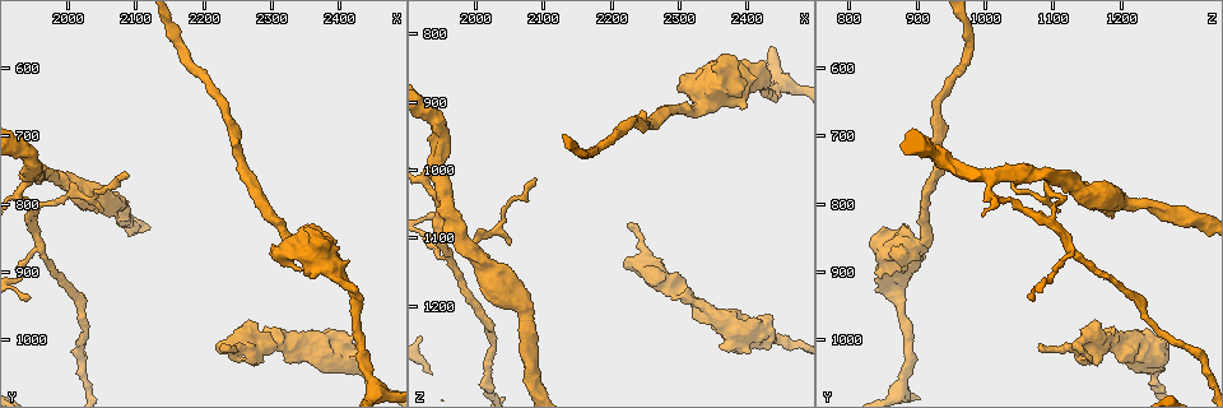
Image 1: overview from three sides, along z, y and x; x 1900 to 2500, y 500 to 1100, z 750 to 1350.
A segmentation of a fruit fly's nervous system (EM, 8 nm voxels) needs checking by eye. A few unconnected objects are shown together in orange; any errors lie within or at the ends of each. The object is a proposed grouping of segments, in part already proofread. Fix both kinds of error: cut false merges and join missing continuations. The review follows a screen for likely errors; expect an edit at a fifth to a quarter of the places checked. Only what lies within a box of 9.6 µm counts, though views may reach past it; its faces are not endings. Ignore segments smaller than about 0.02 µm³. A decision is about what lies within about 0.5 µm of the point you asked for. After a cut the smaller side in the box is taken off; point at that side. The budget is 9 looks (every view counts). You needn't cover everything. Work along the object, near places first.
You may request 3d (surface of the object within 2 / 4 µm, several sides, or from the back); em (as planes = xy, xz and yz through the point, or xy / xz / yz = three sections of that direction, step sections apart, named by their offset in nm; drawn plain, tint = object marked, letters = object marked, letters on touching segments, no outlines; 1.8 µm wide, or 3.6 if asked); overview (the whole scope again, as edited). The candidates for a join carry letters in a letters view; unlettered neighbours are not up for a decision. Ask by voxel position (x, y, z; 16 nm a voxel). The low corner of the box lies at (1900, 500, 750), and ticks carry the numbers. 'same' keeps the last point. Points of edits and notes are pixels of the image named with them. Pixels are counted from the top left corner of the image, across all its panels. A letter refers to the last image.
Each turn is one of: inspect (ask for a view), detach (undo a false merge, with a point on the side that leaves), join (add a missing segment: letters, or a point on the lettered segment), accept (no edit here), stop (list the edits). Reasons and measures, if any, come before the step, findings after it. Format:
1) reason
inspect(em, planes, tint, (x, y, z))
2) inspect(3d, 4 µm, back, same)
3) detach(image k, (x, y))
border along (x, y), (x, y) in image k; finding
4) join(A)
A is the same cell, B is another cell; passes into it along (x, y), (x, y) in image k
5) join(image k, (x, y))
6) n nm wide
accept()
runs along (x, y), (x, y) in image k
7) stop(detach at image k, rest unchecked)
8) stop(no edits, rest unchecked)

calibre changes
inspect(em, planes, letters, (1945, 760, 1010))

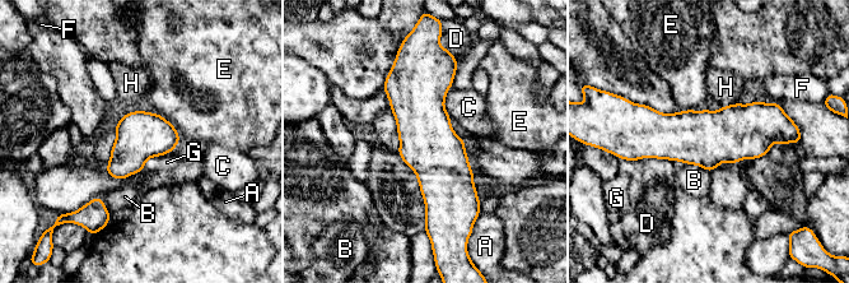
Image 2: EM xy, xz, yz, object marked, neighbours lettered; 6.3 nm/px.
D touches over 320 nm
accept()
A, B, C, D, E, F, G and H are other cells; one neuron here

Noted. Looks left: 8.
branch point
inspect(em, xy, step 4, letters, (1955, 860, 1125))

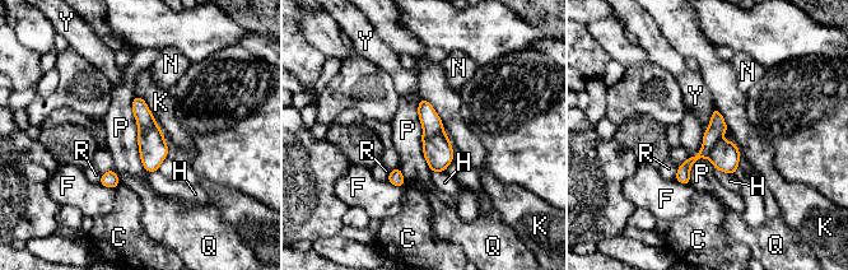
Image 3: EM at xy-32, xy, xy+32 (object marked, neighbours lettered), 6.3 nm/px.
180 nm wide
detach(image 3, (432, 124))
C, F, H, K, N, P, Q, R and Y are other cells; the part that leaves runs along (716, 113), (708, 145), (679, 177) in image 3; a second neuron is stuck on

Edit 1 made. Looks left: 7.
inspect(3d, 4 µm, (2260, 1030, 1150))

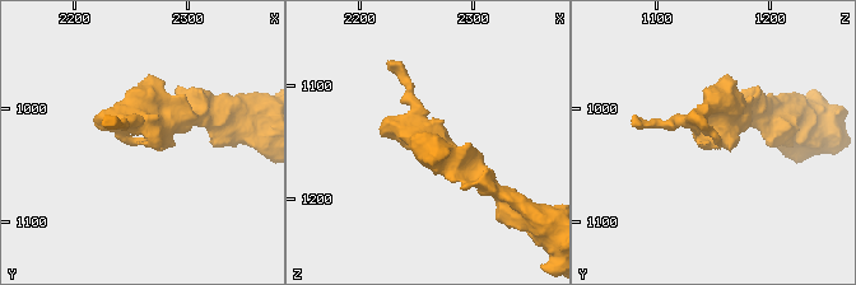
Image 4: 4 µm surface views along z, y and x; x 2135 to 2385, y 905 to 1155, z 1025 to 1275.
inspect(em, xy, step 16, letters, (2262, 1030, 1146))

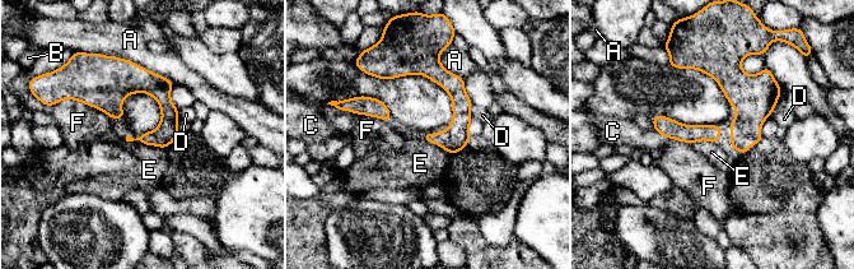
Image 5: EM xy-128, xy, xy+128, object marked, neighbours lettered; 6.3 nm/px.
A touches over 440 nm
accept()
A, B, C, D, E and F are other cells; runs along (421, 60), (460, 97), (454, 149) in image 5; no lettered segment goes on from it

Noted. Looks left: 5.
see it whole again
inspect(overview)

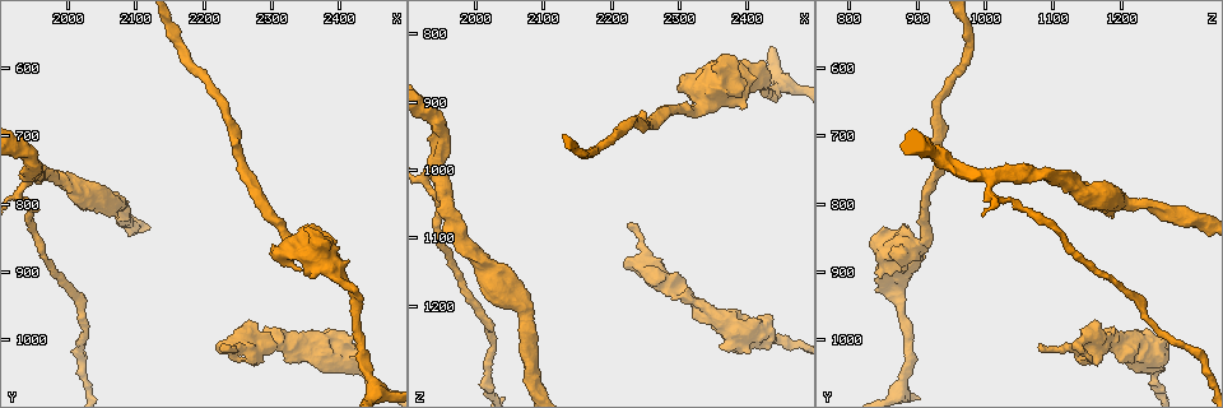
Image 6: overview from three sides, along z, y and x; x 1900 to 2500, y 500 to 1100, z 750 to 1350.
free end
inspect(em, 3.6 µm, planes, letters, (2380, 855, 835))

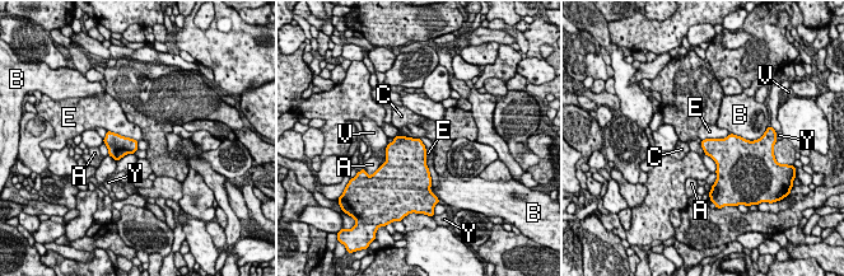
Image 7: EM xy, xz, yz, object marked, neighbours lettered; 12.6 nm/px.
accept()
A, B, C, E, V and Y are other cells; border along (107, 130), (138, 140) in image 7; no lettered segment goes on from it

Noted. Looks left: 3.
stop(detach at image 3, rest unchecked)

